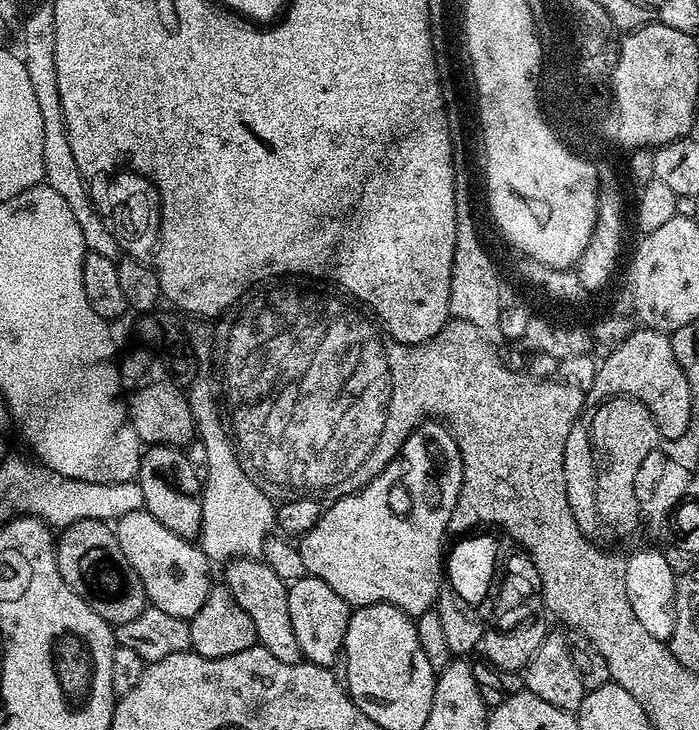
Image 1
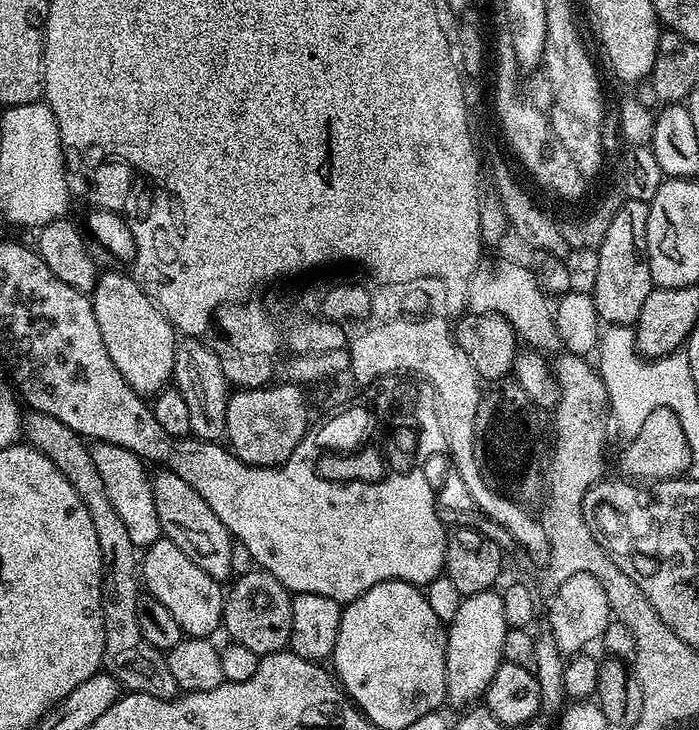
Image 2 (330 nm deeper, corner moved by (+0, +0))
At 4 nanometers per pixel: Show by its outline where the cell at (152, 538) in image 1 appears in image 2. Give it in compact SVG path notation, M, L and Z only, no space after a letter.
M161 538L153 542L142 552L142 584L147 595L152 596L166 610L170 610L174 622L184 631L185 637L211 637L215 628L219 629L224 623L225 589L221 581L215 580L206 570L194 566L174 542Z

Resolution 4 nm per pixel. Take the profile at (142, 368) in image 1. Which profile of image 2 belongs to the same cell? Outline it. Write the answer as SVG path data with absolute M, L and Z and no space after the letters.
M120 270L105 271L97 279L90 299L94 318L98 318L98 326L102 330L102 342L106 342L106 354L110 354L110 362L118 366L118 374L126 378L138 395L152 398L169 387L172 380L178 332L158 307L157 301L147 296L143 287L133 280L123 276Z

